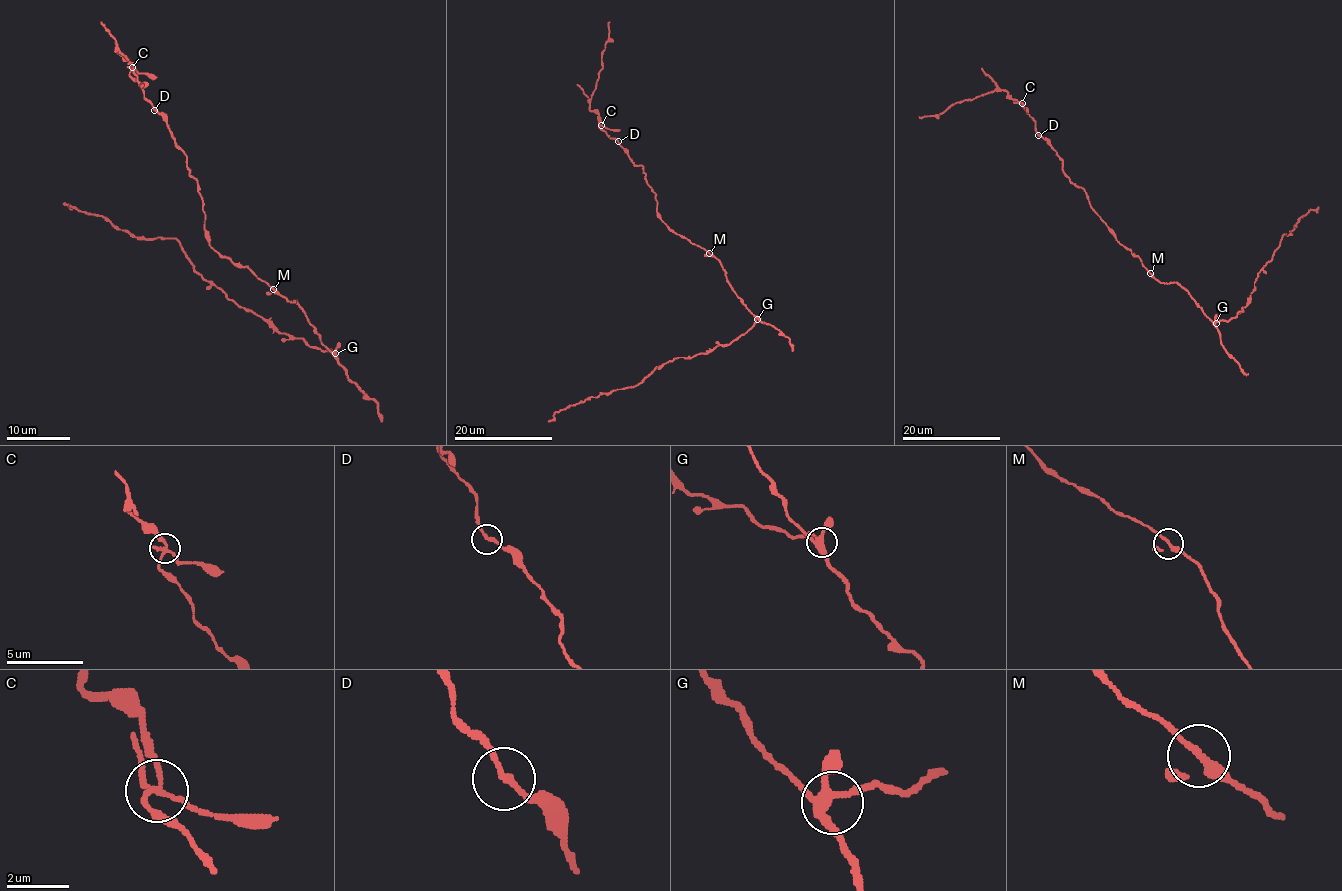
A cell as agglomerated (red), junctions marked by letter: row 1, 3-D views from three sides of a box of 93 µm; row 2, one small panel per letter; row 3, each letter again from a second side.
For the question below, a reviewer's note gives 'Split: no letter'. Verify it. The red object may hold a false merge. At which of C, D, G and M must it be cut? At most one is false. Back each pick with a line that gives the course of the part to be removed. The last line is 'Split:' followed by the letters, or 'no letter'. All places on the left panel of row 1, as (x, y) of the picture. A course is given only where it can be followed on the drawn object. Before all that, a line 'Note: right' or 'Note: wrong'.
Note: wrong
C: foreign part runs (132, 67), (139, 73), (151, 73), (156, 78)
Split: C

